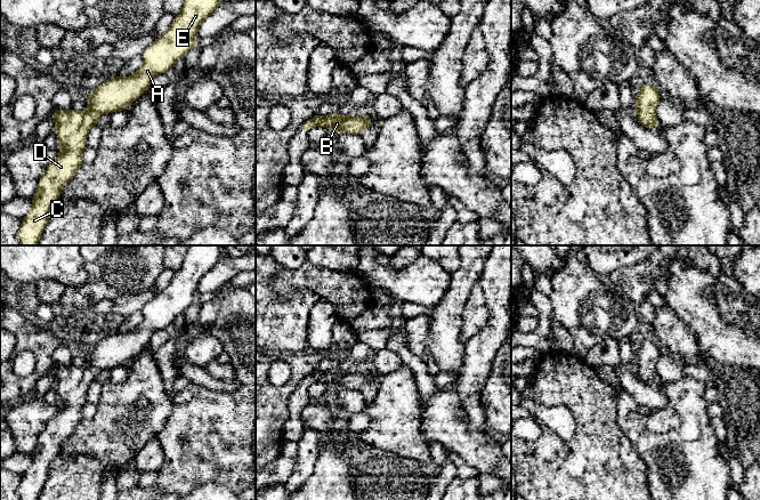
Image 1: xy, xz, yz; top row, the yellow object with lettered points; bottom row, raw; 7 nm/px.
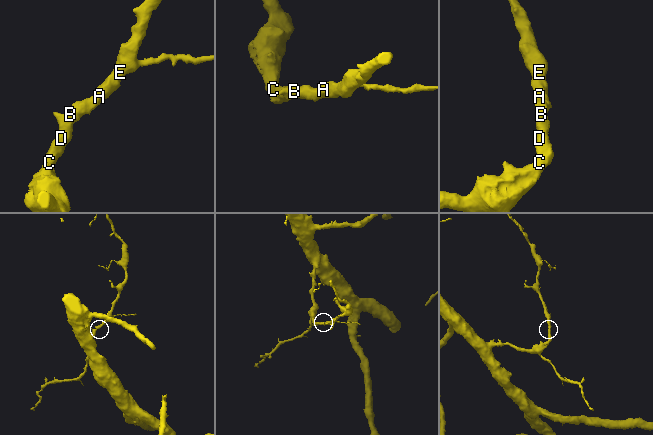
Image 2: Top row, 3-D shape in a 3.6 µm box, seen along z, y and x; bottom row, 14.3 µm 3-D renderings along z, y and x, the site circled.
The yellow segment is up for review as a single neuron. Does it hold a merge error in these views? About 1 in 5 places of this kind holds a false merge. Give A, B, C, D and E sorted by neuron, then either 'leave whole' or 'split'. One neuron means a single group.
A B C D E; leave whole

